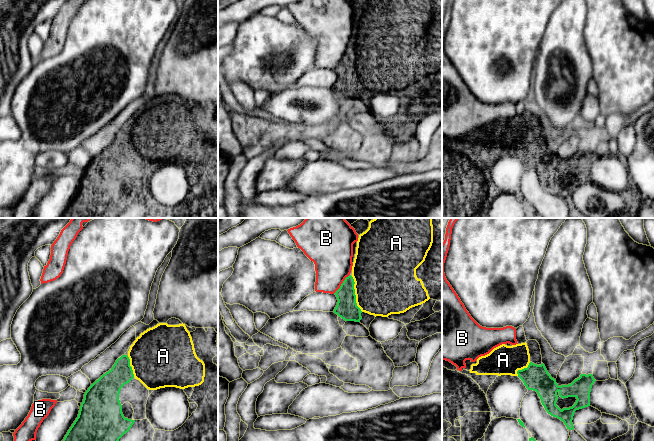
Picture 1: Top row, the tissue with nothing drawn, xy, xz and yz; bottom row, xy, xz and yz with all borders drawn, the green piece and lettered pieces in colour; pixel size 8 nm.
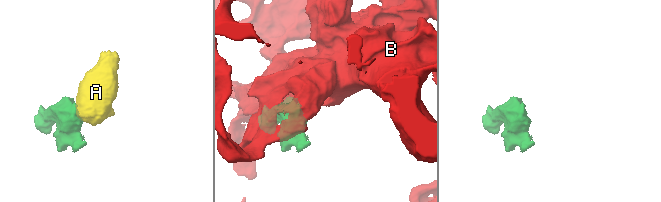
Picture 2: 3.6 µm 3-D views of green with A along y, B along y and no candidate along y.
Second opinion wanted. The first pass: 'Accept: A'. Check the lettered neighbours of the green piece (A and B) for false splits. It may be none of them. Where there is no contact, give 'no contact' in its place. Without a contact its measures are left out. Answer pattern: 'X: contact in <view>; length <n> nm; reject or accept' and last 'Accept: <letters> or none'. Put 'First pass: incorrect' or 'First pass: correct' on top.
First pass: correct
A: contact in xz; length 300 nm; accept
B: contact in xz; length 200 nm; reject
Accept: A

